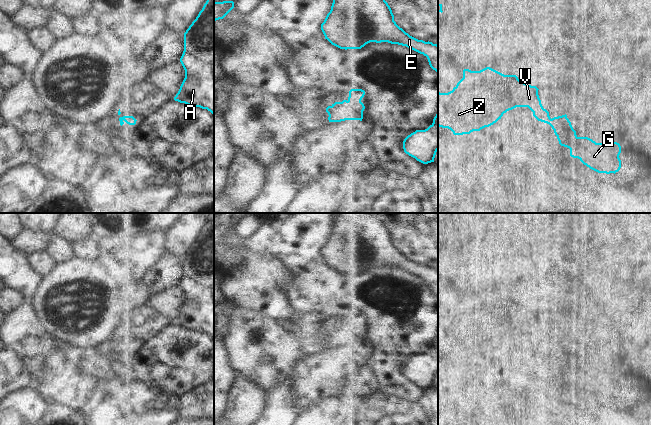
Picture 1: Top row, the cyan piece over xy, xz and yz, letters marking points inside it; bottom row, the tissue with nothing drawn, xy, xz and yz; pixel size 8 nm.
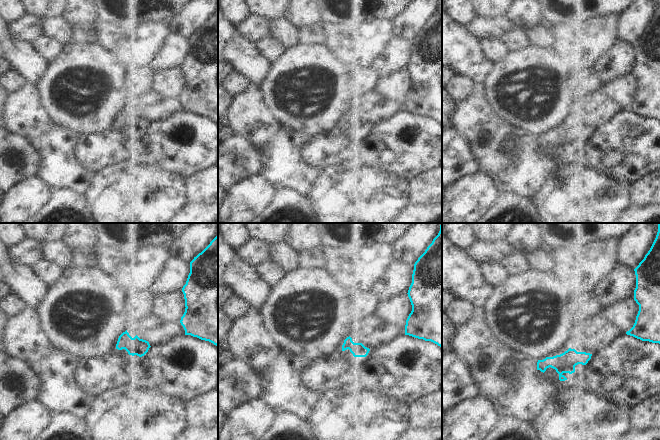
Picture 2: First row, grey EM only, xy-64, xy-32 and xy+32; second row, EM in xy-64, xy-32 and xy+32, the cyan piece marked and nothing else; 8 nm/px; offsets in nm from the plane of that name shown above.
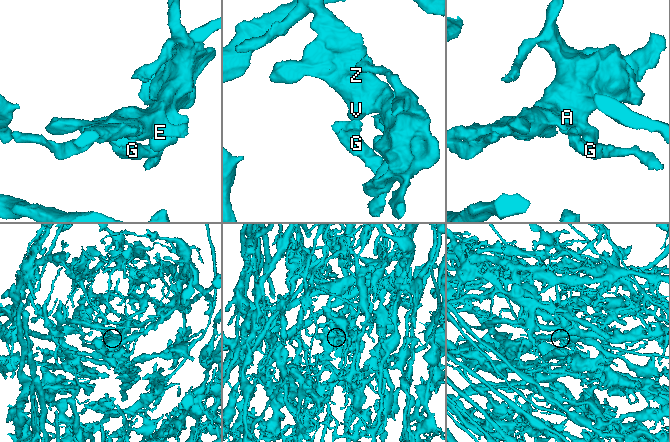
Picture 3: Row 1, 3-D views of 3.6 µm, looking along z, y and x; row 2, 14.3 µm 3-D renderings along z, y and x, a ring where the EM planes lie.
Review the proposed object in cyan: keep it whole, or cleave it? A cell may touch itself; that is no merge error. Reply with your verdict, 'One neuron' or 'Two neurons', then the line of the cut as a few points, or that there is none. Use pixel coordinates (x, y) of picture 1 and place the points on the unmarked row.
One neuron. No split.

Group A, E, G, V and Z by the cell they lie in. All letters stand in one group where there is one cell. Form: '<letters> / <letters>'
A E G V Z

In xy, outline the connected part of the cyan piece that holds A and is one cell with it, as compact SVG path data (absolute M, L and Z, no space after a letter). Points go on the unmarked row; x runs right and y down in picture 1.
M214 213L184 257L180 286L185 302L175 325L207 333L214 339Z

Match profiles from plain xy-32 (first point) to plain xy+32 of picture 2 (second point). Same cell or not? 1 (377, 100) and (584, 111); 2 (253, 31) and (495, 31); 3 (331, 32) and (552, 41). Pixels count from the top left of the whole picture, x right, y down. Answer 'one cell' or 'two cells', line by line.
1: one cell
2: one cell
3: two cells

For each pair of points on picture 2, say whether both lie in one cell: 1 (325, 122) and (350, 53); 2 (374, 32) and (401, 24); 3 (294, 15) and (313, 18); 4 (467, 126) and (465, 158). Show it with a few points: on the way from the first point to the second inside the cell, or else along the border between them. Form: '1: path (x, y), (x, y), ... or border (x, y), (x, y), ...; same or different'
1: border (329, 48), (349, 67); different
2: border (393, 23), (394, 33); different
3: path (299, 15), (308, 15); same
4: border (452, 126), (470, 145), (470, 150), (477, 161); different

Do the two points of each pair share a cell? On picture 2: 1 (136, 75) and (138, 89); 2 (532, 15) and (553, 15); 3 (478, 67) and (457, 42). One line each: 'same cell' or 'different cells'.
1: same cell
2: different cells
3: same cell

